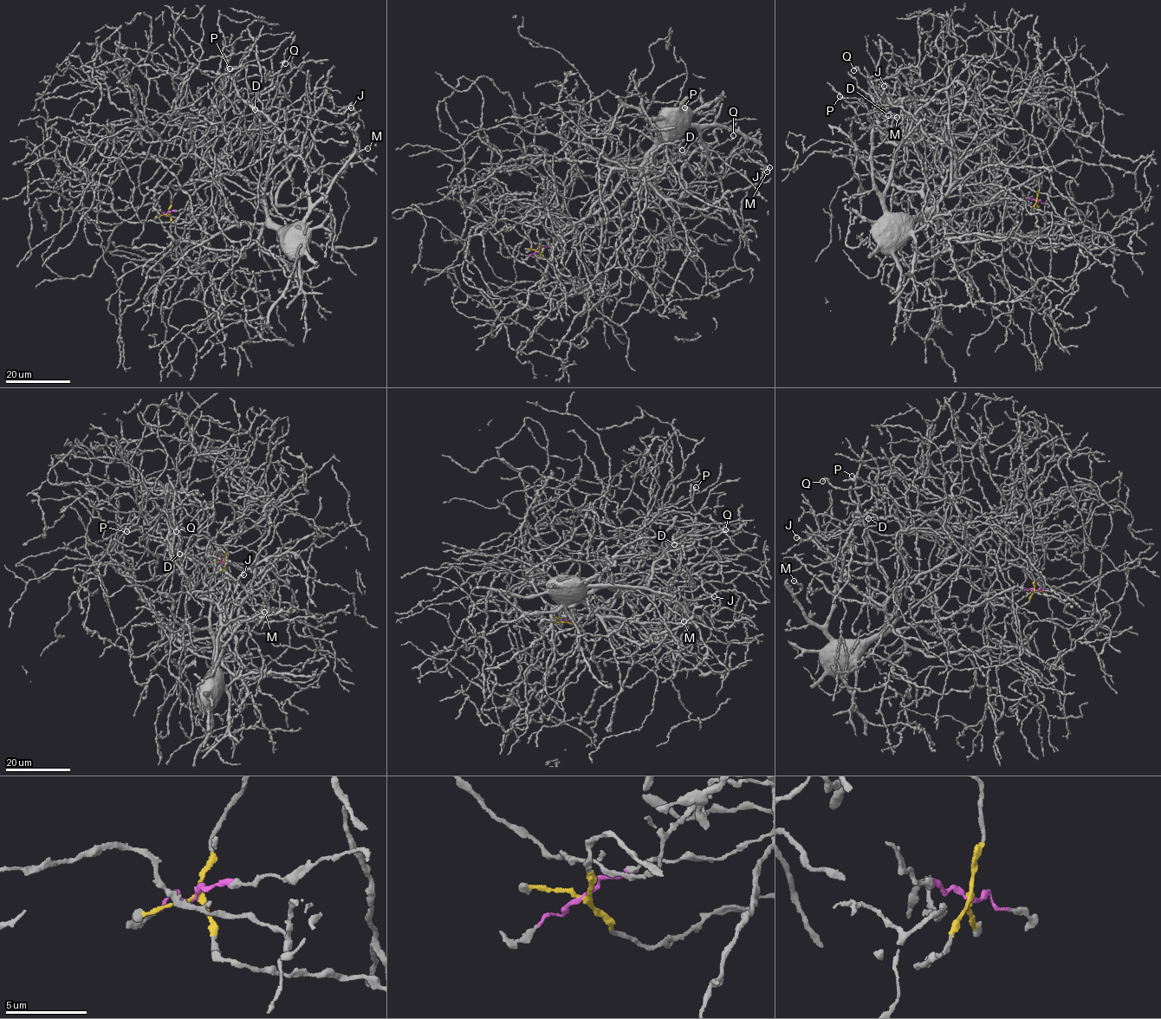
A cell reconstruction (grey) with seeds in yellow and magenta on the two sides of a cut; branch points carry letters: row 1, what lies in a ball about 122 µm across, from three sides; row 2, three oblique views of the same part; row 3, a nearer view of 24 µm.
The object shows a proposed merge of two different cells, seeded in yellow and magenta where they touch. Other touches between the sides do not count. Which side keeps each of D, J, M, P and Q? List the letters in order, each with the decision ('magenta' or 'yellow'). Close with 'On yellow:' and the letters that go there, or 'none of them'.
D: yellow
J: yellow
M: yellow
P: yellow
Q: yellow
On yellow: D, J, M, P, Q

